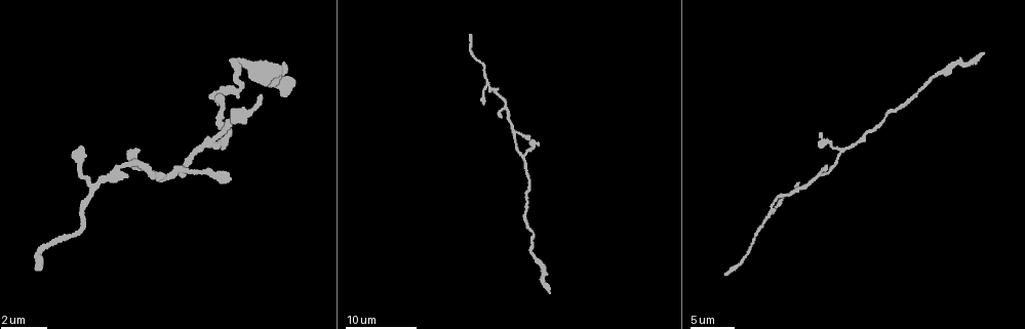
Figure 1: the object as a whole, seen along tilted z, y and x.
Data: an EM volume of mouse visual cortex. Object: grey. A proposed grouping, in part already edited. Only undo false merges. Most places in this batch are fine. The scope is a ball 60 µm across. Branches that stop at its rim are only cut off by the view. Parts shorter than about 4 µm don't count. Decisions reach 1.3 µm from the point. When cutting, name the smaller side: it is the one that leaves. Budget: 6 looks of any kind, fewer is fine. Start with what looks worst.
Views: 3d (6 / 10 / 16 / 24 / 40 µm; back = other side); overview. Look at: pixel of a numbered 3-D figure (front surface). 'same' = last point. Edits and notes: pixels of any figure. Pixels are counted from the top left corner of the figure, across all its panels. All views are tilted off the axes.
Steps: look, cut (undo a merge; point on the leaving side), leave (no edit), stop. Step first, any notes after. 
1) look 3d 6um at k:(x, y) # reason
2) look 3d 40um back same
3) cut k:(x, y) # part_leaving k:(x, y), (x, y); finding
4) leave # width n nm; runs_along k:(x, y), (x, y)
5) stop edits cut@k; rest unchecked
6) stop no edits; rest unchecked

look 3d 10um at 1:(209, 143)

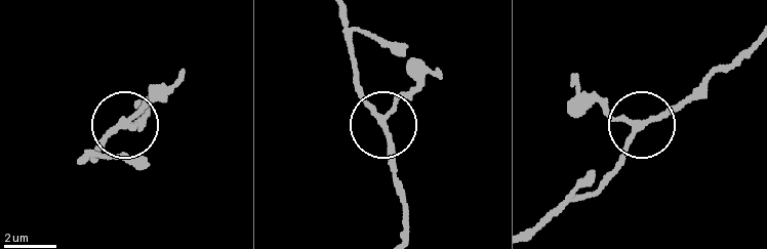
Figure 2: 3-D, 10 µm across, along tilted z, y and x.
leave # side_arm 22 um; runs_along 2:(381, 121), (399, 190); all the same neuron

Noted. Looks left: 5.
look 3d 6um at 1:(505, 103) # three arms meet

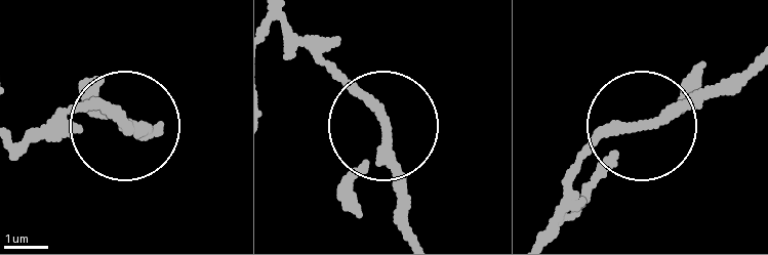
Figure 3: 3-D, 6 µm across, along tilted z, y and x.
look 3d 6um back at 3:(126, 126) # other side

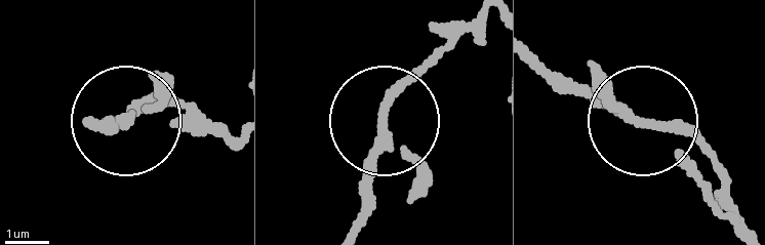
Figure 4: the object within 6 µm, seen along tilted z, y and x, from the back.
leave # runs_along 4:(356, 223), (393, 105), (451, 40); one neuron here

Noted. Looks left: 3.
look 3d 6um at 1:(885, 118) # a narrow waist

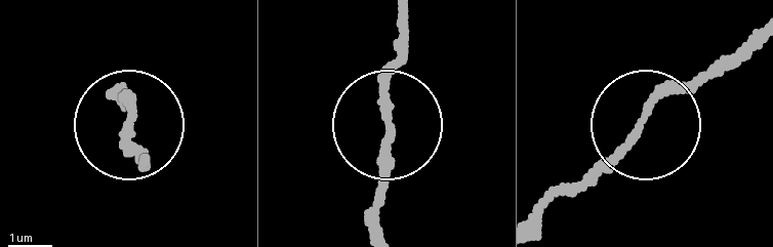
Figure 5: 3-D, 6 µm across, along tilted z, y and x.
look 3d 6um back at 5:(642, 117)

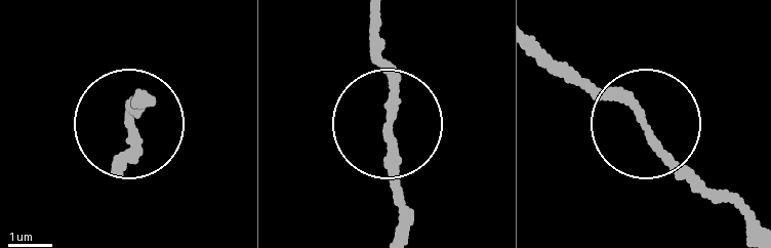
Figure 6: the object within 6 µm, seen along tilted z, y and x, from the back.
leave # width 170 nm; one neuron here

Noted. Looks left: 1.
stop no edits; rest unchecked

